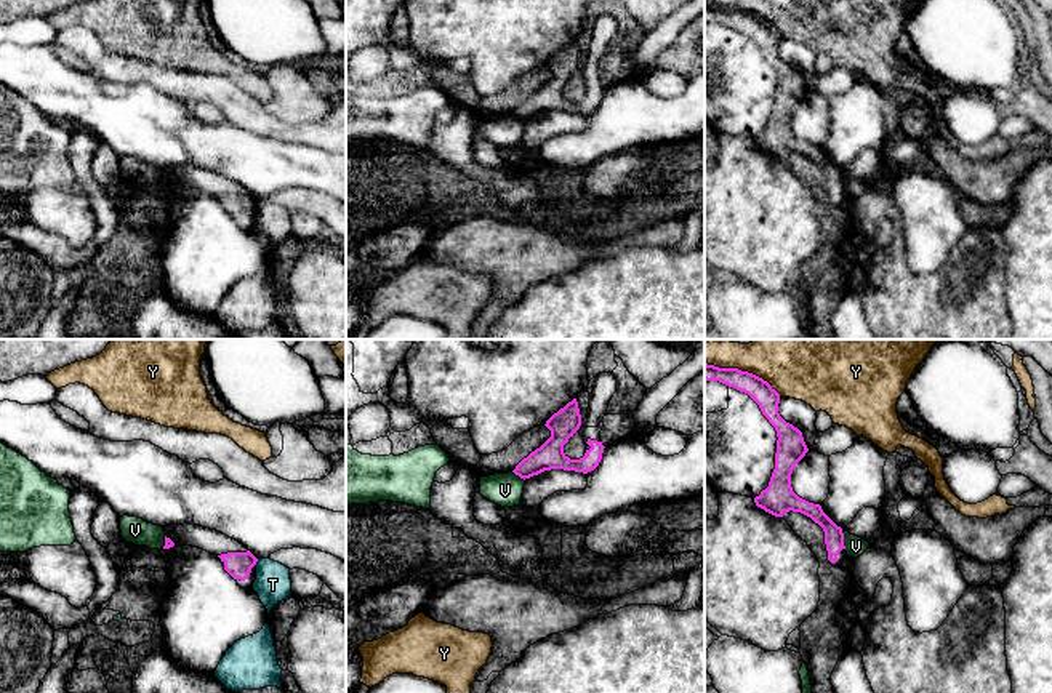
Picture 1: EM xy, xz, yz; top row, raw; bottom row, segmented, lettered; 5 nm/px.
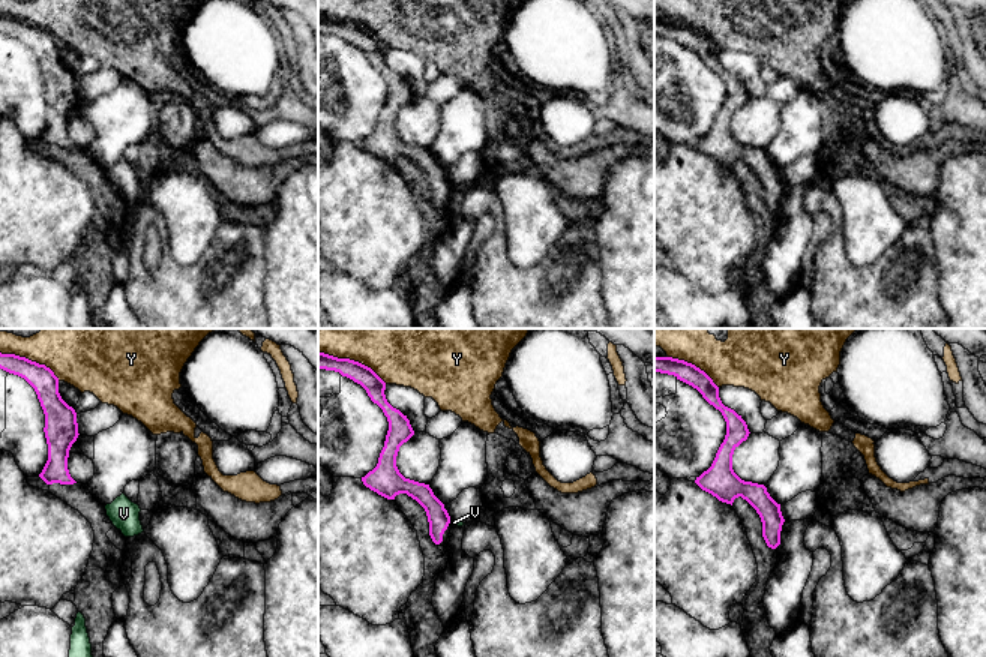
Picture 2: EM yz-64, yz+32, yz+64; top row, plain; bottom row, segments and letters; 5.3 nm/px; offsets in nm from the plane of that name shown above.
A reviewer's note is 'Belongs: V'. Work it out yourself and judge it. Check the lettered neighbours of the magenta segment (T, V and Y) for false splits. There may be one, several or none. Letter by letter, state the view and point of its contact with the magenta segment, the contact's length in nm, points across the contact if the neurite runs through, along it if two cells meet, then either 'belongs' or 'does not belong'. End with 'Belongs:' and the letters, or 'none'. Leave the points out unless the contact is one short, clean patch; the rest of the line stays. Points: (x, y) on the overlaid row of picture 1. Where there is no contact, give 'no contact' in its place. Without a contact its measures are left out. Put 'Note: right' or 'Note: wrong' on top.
Note: wrong
T: meets magenta in xy at (256, 560); contact 40 nm long; border along xy (258, 559), (255, 564); does not belong
V: meets magenta in yz at (843, 541); contact 80 nm long; border along yz (843, 533), (846, 548); does not belong
Y: meets magenta in yz at (743, 372); contact 420 nm long; does not belong
Belongs: none

